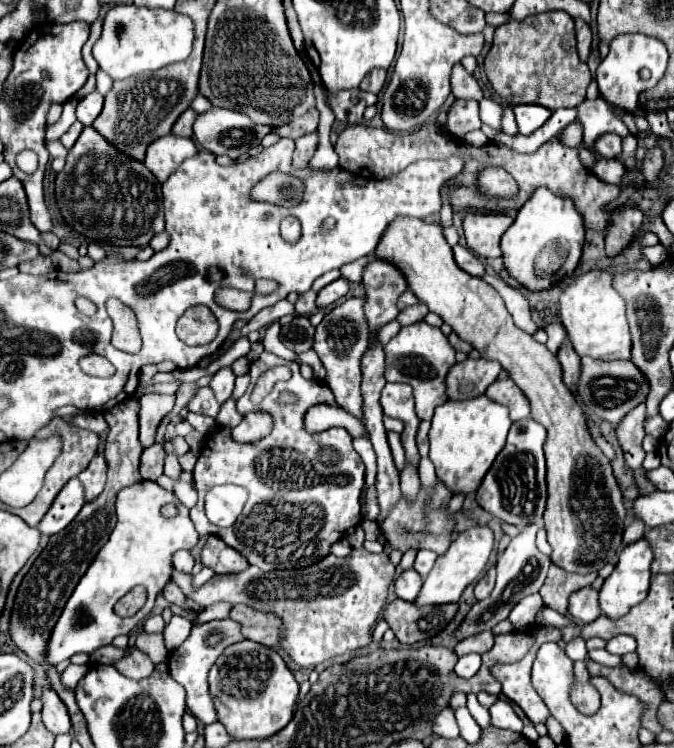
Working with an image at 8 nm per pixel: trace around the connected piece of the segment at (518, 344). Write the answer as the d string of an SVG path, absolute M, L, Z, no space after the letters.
M400 218L390 226L390 232L386 230L382 236L376 254L394 258L394 262L406 270L406 280L410 280L410 290L416 298L450 324L462 340L480 350L482 358L498 360L530 400L530 418L548 432L544 442L548 464L544 528L548 532L548 544L552 546L552 562L574 574L590 574L606 564L614 564L622 546L628 510L610 460L594 444L582 408L562 382L558 358L512 322L500 294L490 284L458 268L440 226L430 226L418 218Z

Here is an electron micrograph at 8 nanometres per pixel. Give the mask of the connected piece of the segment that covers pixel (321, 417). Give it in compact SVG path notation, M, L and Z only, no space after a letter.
M316 404L306 412L306 430L310 432L322 432L330 426L342 426L346 428L352 436L362 434L362 426L358 420L354 420L350 414L346 414L346 410L342 410L340 406L334 404Z

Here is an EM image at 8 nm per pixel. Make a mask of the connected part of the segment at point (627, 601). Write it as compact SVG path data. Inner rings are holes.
M640 538L632 544L628 544L618 558L618 564L614 568L614 572L604 580L604 586L600 590L600 610L610 616L610 618L620 618L622 614L626 614L626 610L630 610L630 606L636 606L638 602L642 602L648 594L648 586L650 586L650 564L654 560L654 552L648 544L646 538Z

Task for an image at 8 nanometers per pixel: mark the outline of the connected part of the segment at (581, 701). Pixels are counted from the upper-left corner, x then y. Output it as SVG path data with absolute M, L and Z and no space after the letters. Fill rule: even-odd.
M584 660L574 662L574 672L578 674L578 682L570 692L572 703L582 714L596 714L596 710L600 707L600 694L588 682L590 674L588 674L586 662Z

